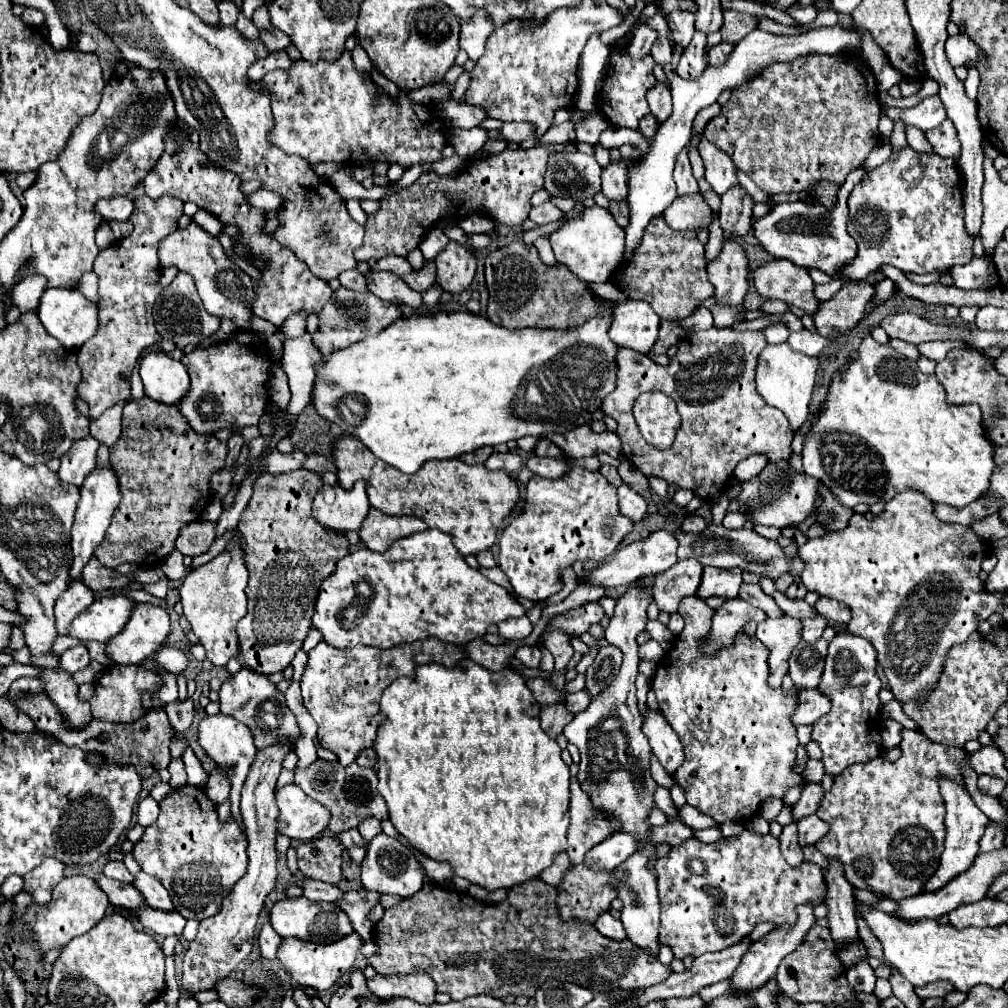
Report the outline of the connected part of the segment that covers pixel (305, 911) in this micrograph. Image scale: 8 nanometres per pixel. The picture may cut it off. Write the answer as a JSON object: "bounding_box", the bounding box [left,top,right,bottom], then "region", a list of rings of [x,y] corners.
{"bounding_box":[270,897,354,943],"region":[[[286,897],[282,901],[276,901],[270,909],[270,917],[272,917],[272,927],[278,935],[296,937],[296,939],[314,941],[314,943],[334,943],[354,931],[348,915],[340,911],[340,907],[336,907],[334,903],[310,901],[304,897]]]}

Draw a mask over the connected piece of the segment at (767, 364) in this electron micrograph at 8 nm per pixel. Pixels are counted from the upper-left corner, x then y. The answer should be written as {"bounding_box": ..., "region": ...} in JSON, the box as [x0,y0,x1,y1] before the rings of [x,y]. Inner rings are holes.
{"bounding_box":[756,343,818,431],"region":[[[788,343],[778,345],[766,345],[758,355],[758,367],[756,367],[756,389],[772,407],[780,409],[788,421],[790,429],[796,431],[808,417],[808,403],[814,389],[814,377],[816,377],[818,359],[804,355],[800,351],[792,351]]]}

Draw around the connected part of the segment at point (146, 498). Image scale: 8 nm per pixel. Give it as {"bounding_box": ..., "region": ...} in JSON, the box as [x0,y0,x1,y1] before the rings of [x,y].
{"bounding_box":[96,397,228,569],"region":[[[148,397],[138,401],[128,401],[122,411],[122,435],[110,447],[110,465],[118,477],[122,501],[112,515],[110,527],[106,529],[106,537],[96,547],[96,557],[110,569],[122,563],[136,565],[156,565],[166,559],[176,547],[174,541],[180,529],[202,517],[202,511],[208,503],[210,495],[210,477],[224,469],[228,447],[224,441],[218,441],[212,433],[196,433],[188,427],[186,419],[180,415],[178,407],[156,403]]]}

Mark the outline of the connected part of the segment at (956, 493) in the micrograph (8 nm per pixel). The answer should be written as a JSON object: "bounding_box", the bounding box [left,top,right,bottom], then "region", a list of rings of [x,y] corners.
{"bounding_box":[804,335,996,507],"region":[[[868,335],[862,339],[858,357],[848,369],[844,373],[834,371],[830,379],[826,401],[804,441],[804,471],[820,479],[846,507],[890,501],[904,489],[924,491],[934,503],[966,507],[988,491],[990,475],[996,467],[992,461],[994,447],[984,437],[980,421],[980,407],[948,405],[944,401],[944,387],[934,375],[922,373],[916,361],[894,351],[890,345],[878,345]]]}

